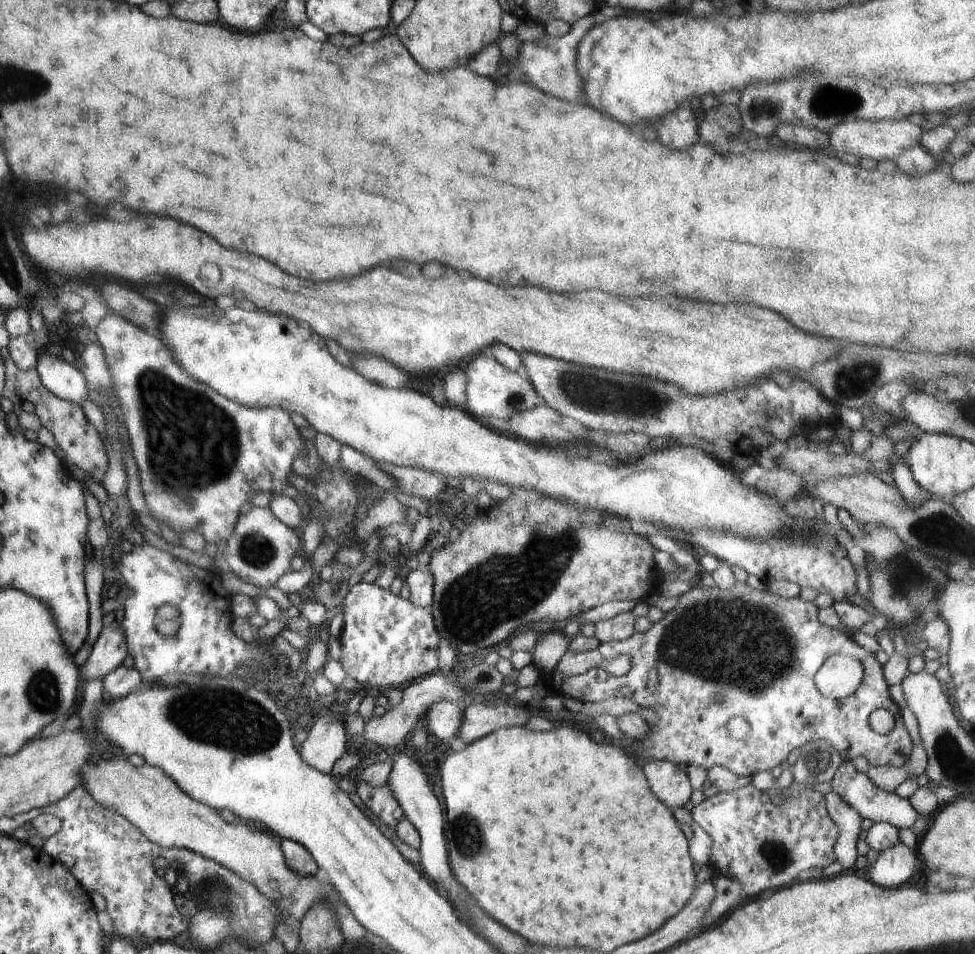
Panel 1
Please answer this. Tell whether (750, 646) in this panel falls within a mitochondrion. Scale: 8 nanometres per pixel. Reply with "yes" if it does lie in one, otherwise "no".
yes

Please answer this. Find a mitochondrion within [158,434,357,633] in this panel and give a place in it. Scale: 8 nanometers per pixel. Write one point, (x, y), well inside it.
(256, 551)

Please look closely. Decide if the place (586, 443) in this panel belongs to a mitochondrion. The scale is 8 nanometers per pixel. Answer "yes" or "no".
no

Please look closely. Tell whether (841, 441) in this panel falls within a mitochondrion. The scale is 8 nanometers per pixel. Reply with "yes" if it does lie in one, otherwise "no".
no

